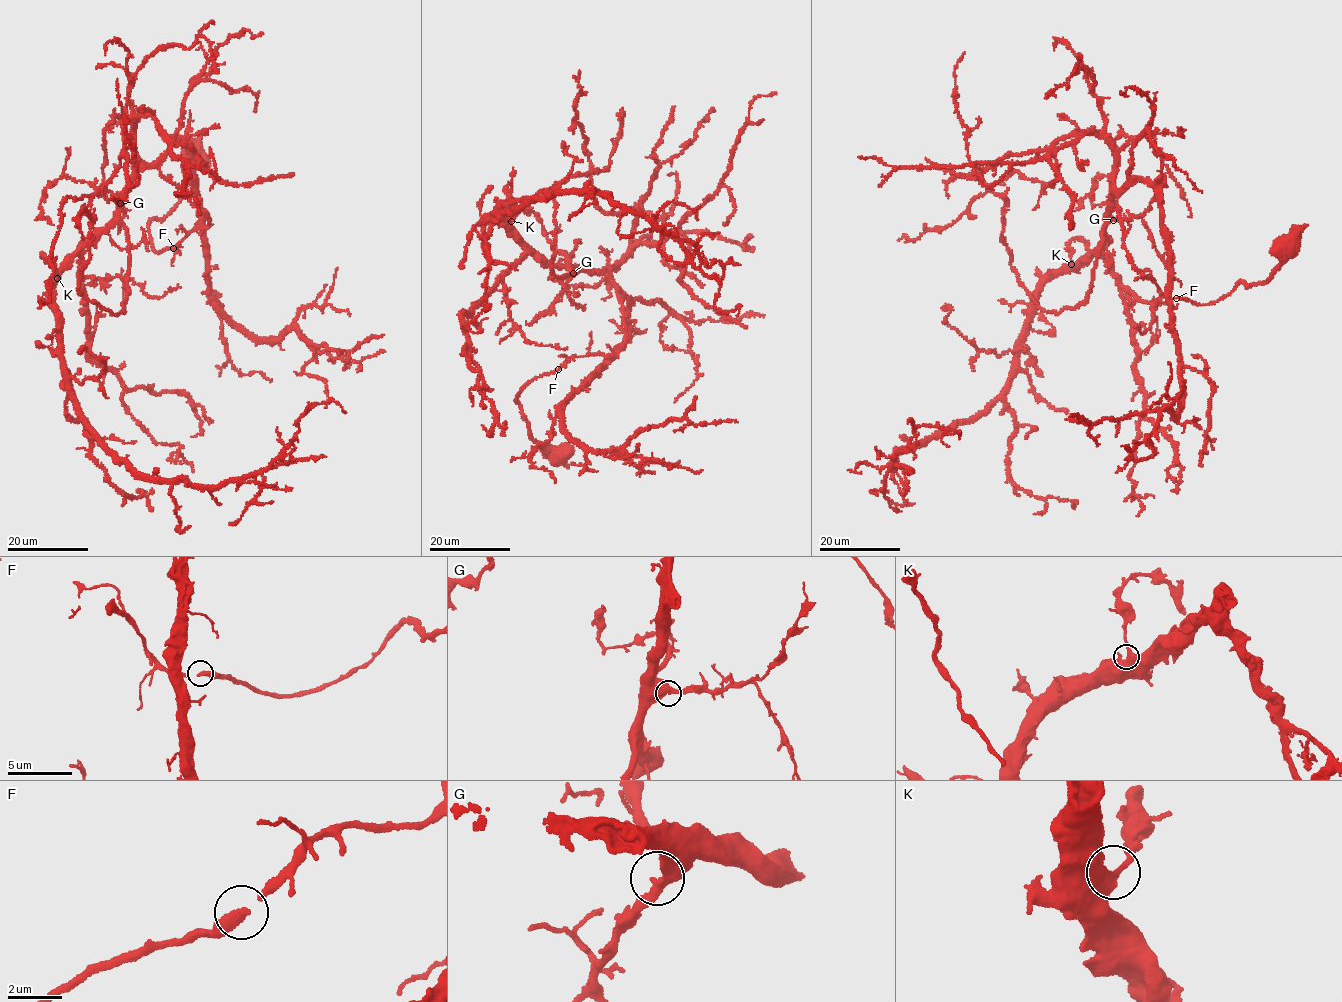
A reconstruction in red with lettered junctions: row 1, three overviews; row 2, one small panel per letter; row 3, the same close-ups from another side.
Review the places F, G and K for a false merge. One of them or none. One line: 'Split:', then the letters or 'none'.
Split: none

